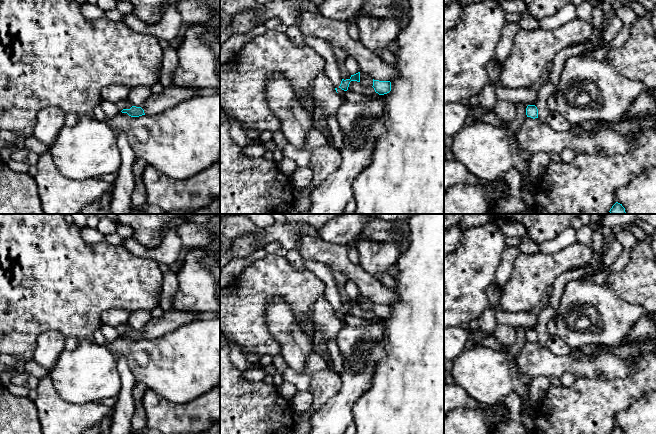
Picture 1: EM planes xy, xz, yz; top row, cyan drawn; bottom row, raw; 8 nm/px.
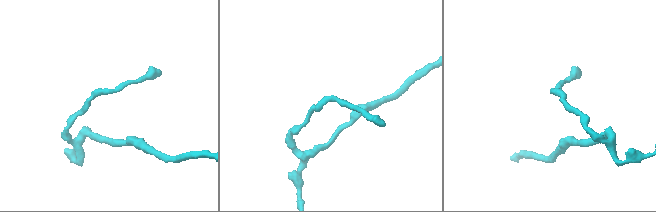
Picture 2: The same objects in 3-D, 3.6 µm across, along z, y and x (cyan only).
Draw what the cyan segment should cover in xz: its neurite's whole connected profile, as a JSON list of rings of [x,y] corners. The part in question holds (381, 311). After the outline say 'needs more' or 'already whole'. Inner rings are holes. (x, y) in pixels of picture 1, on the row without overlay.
[[[373,303],[373,310],[376,317],[379,319],[387,318],[391,315],[391,306],[390,305],[379,305]]]; already whole

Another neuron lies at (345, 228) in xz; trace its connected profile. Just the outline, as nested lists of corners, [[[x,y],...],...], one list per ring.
[[[341,214],[326,222],[322,227],[315,228],[319,238],[336,246],[346,246],[349,242],[358,240],[363,228],[371,219],[381,219],[389,222],[406,222],[413,214]]]

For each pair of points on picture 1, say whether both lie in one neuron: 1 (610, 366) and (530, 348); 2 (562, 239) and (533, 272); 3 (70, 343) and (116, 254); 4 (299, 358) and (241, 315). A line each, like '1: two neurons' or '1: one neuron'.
1: one neuron
2: two neurons
3: two neurons
4: two neurons

